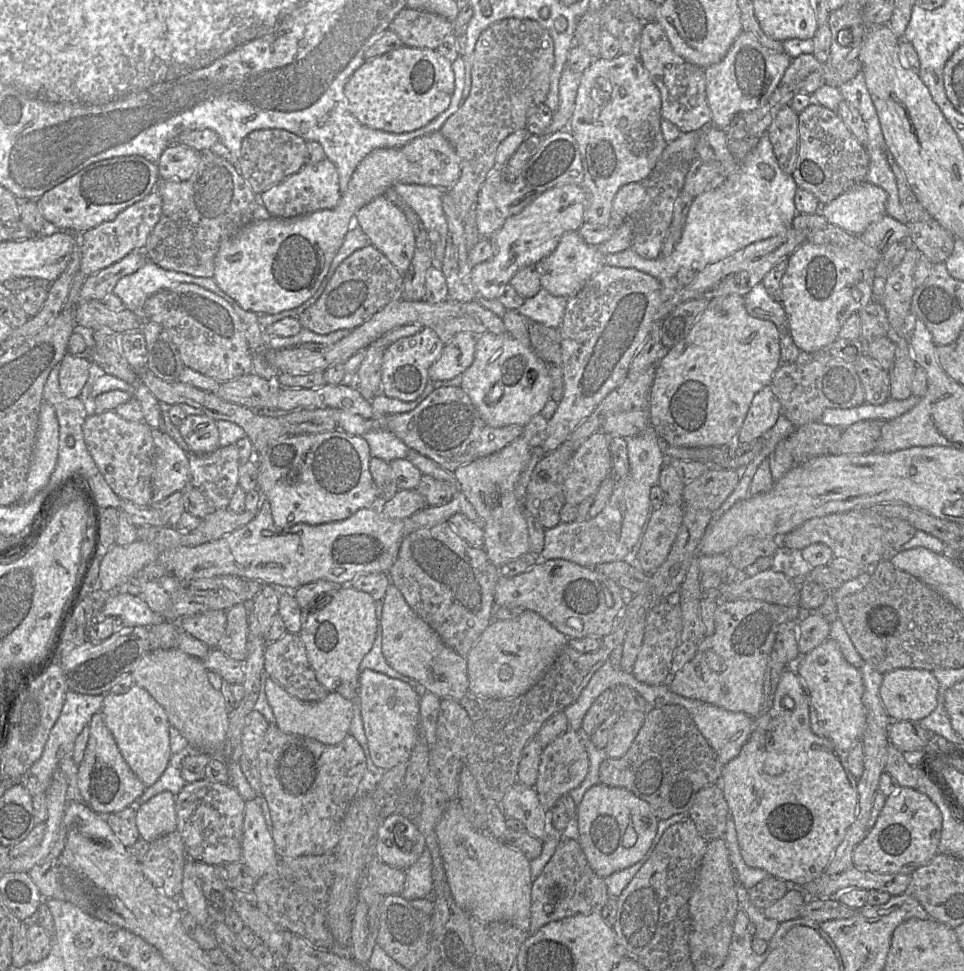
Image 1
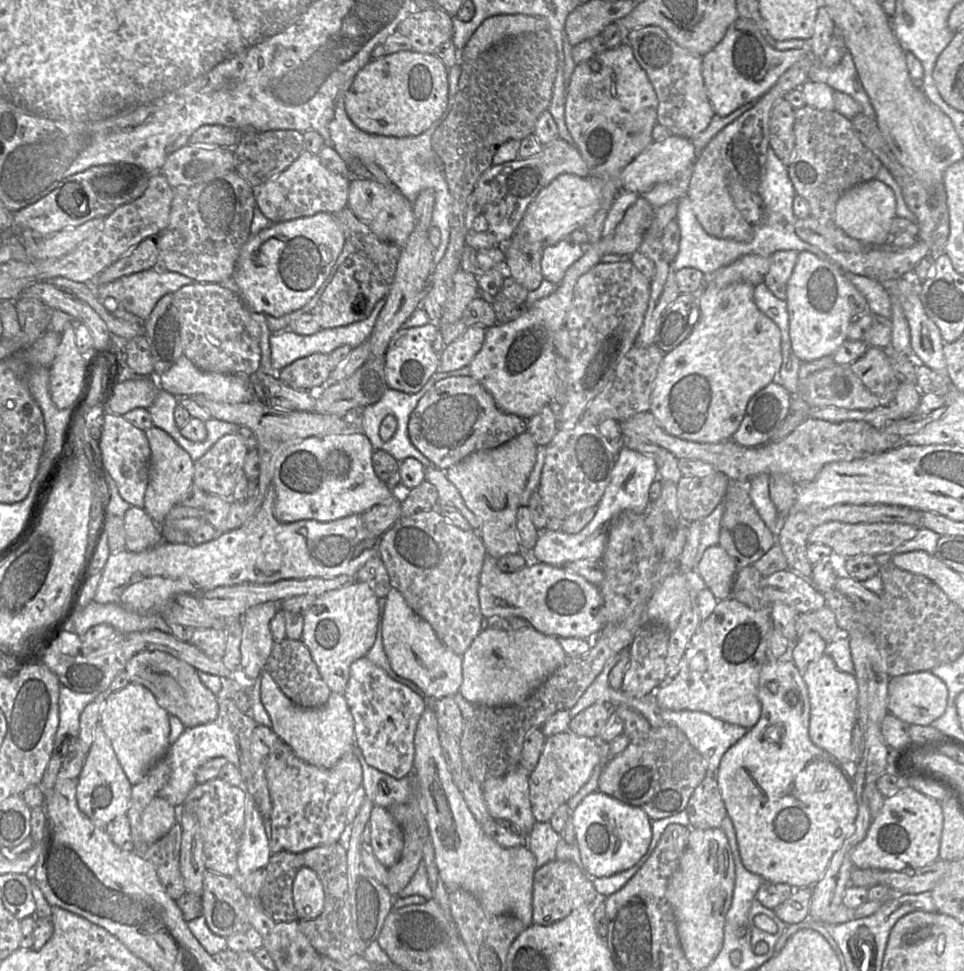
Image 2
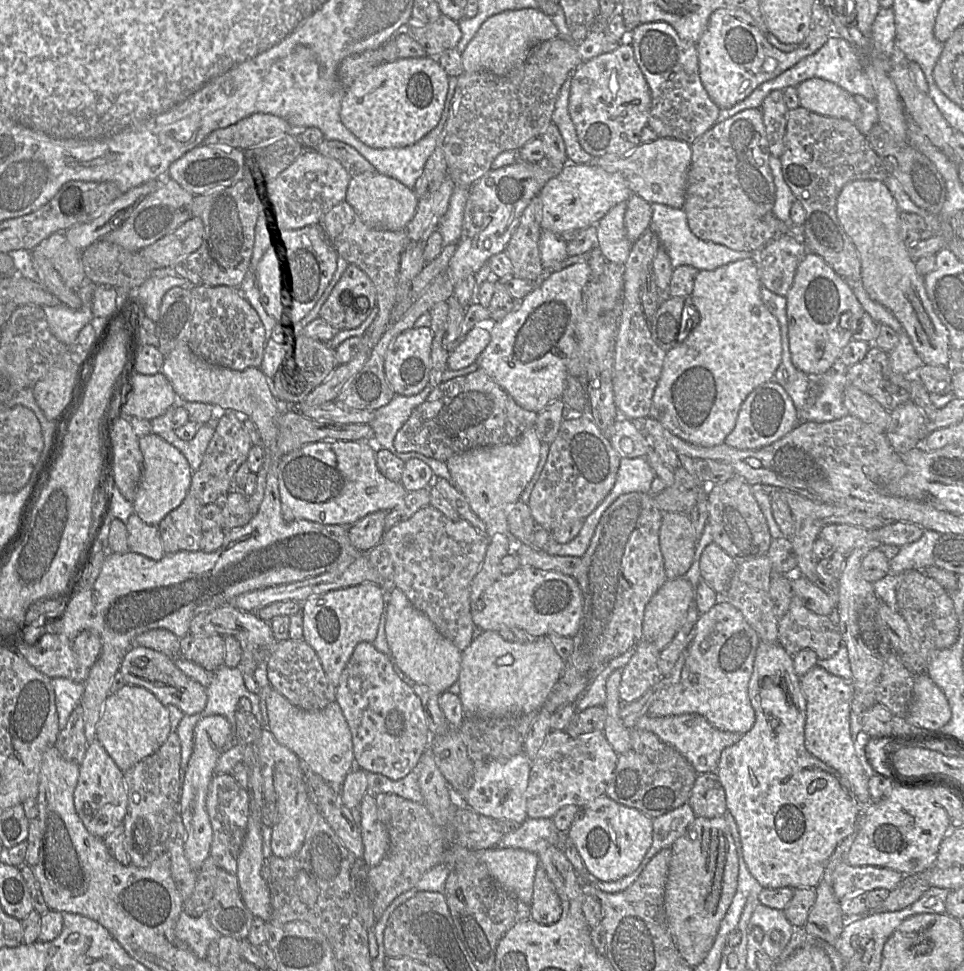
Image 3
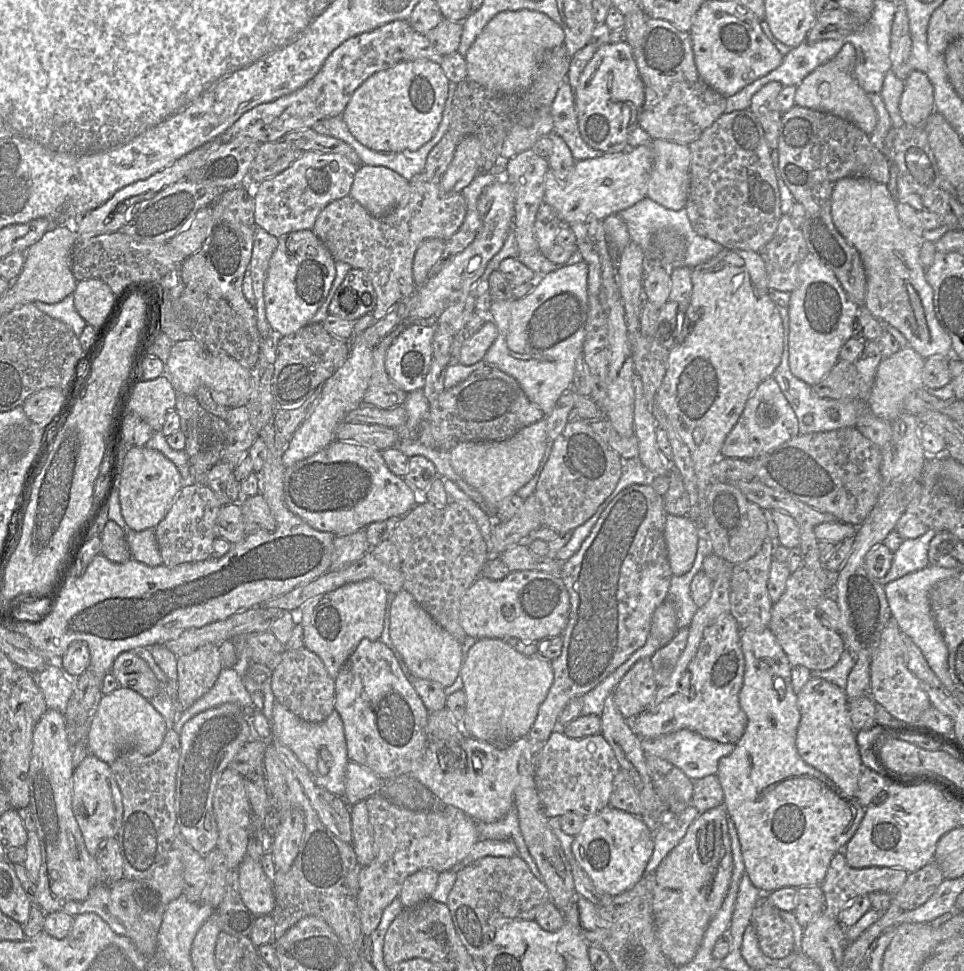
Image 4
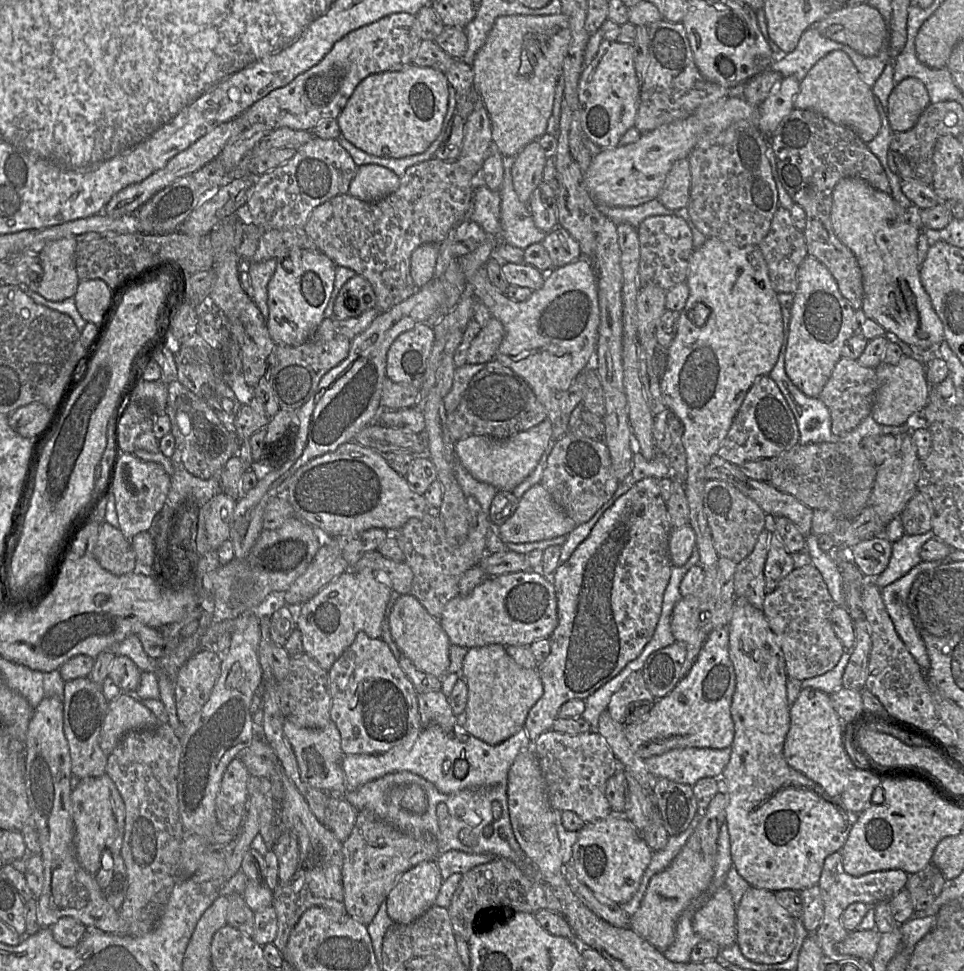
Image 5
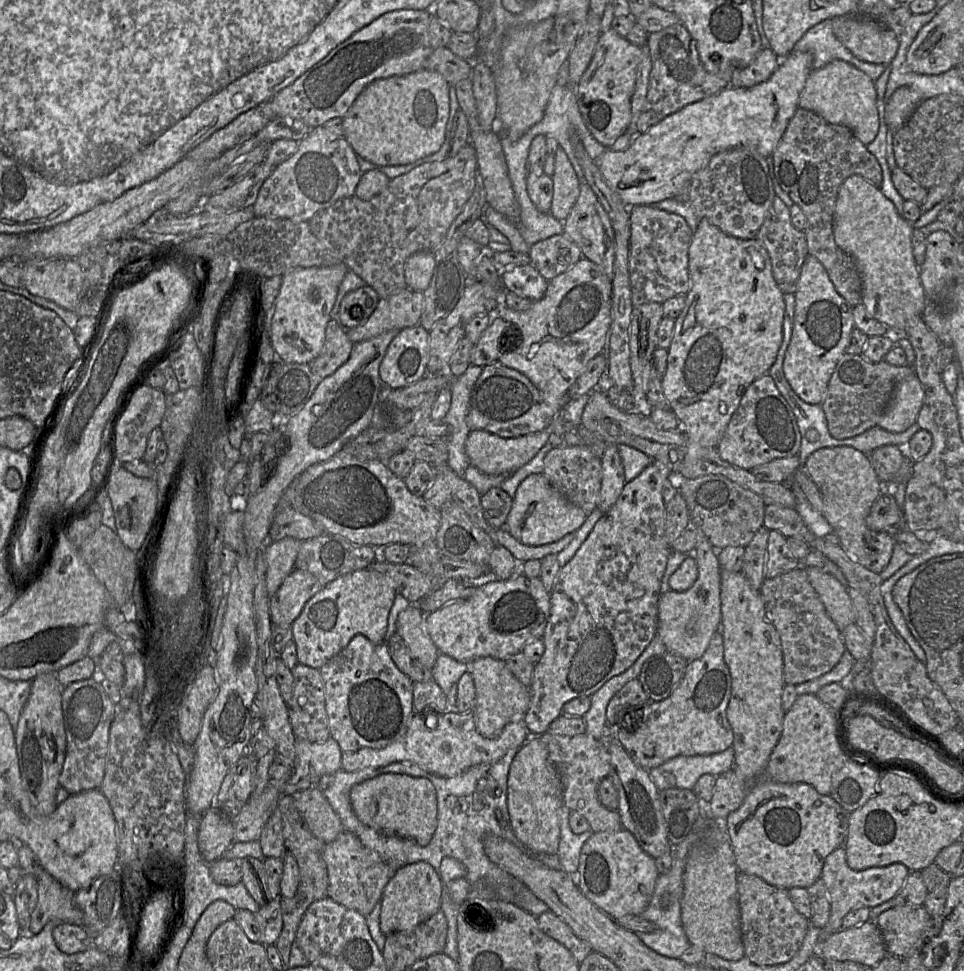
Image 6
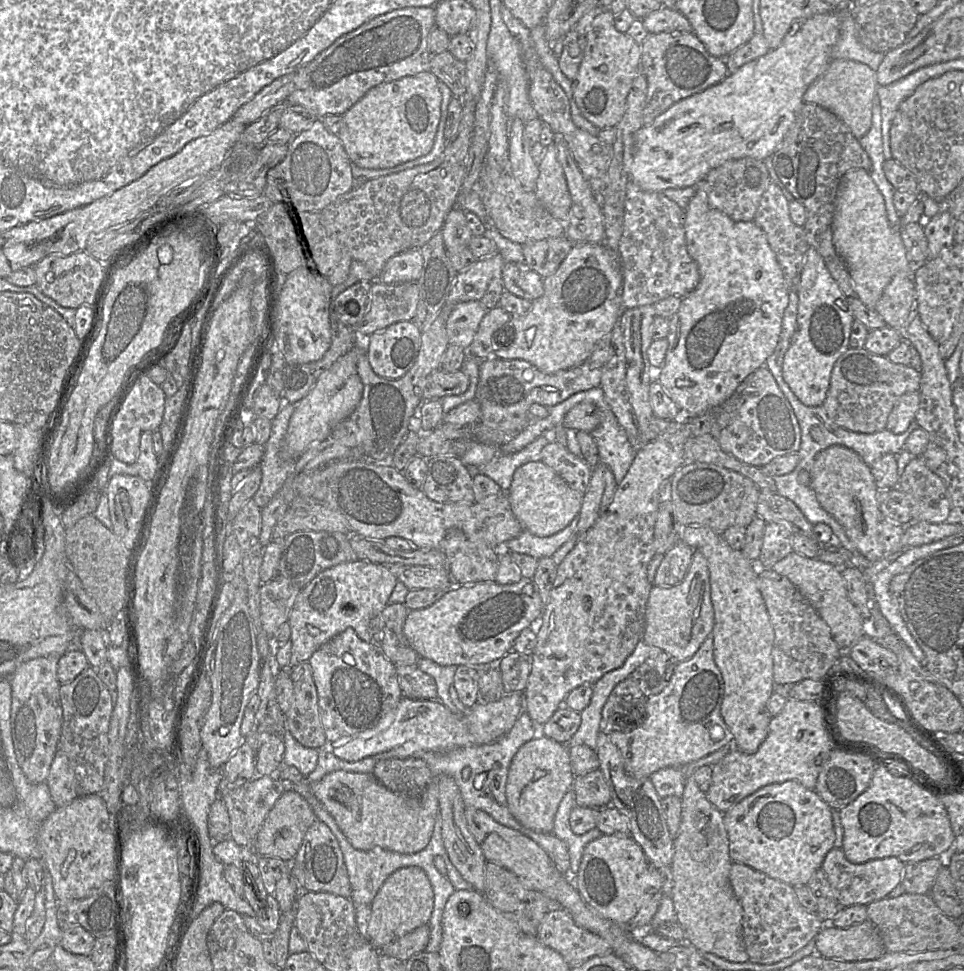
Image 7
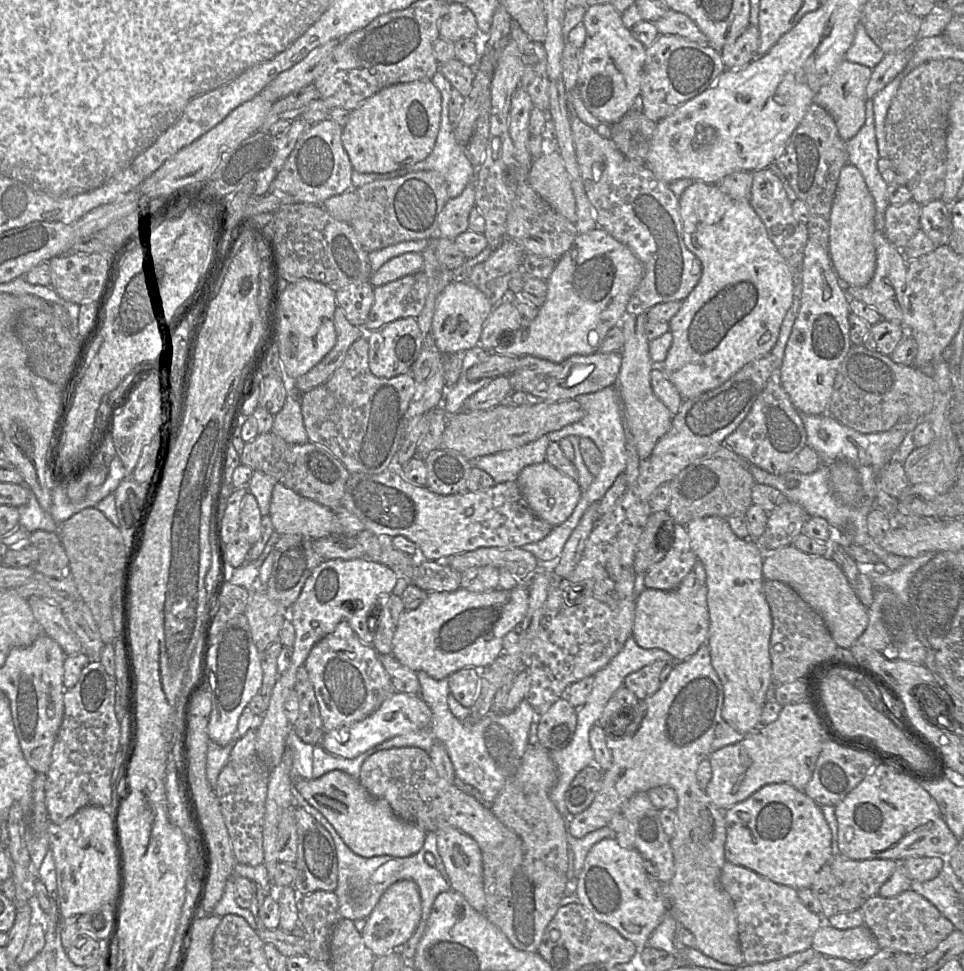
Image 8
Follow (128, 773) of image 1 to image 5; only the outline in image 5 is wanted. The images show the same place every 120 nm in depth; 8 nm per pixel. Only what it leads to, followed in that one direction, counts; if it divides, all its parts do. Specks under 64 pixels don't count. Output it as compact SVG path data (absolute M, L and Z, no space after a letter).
M106 773L99 777L77 780L71 790L70 799L76 858L84 870L94 875L100 867L104 850L107 850L110 855L121 854L125 818L124 803L114 782Z

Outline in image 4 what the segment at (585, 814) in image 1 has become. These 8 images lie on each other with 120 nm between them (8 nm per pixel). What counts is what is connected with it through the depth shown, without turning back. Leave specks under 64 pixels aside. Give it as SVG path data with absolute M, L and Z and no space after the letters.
M609 805L585 817L571 849L596 890L616 896L631 889L641 879L654 849L653 834L640 817Z

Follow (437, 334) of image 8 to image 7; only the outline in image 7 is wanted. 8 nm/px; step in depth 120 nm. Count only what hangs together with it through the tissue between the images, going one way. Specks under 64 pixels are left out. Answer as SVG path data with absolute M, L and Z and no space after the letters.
M479 301L457 303L446 322L449 344L468 349L487 311Z

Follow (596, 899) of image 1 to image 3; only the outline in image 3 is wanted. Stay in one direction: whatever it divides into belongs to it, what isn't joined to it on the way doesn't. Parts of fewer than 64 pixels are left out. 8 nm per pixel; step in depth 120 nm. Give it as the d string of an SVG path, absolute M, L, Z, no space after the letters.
M538 866L533 884L530 918L543 925L556 923L562 913L560 898L545 869Z

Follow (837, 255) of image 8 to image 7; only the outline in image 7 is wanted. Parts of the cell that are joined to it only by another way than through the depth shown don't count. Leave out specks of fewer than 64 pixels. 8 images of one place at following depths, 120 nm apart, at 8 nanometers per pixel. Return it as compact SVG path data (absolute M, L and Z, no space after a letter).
M862 168L850 169L841 178L832 221L832 240L849 270L855 296L870 309L875 308L895 274L913 272L914 265L907 258L900 229L891 226L884 197L870 172Z

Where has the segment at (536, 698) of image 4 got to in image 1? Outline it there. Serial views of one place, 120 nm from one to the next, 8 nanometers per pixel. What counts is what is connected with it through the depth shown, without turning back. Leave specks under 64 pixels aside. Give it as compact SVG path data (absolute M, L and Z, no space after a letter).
M524 610L523 613L511 620L498 620L493 619L487 628L483 631L481 636L475 645L471 648L468 655L465 657L467 661L467 673L469 680L469 693L482 698L487 699L512 699L525 694L530 690L546 673L550 666L554 663L556 658L562 652L562 650L567 646L569 639L557 629L555 629L547 620L545 620L541 615L536 612Z

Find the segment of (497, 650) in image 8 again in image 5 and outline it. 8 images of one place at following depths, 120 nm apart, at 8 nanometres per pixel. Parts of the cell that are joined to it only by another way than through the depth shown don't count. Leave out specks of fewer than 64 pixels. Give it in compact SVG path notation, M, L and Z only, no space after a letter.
M529 570L489 577L469 594L452 598L444 606L439 622L453 645L469 649L489 644L530 646L536 640L549 638L558 624L551 576Z

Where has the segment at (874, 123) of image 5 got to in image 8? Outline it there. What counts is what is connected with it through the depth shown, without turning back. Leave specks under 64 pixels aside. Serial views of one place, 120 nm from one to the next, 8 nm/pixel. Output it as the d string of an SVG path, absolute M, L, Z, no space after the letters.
M843 60L835 70L830 81L815 95L813 102L825 108L836 122L840 137L844 141L853 138L866 119L866 87L872 69L864 65Z

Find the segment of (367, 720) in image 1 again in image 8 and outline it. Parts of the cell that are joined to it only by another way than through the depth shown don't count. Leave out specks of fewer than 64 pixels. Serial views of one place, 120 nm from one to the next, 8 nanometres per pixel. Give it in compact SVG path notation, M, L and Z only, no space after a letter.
M346 622L312 647L304 667L314 687L325 732L364 720L395 691L375 648L364 644Z

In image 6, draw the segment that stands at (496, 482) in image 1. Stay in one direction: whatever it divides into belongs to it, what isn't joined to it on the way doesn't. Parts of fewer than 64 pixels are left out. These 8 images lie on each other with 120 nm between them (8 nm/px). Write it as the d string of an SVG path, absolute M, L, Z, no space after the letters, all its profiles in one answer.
M547 429L520 436L501 438L487 431L471 431L465 442L465 451L471 465L484 473L512 475L527 464L548 442Z

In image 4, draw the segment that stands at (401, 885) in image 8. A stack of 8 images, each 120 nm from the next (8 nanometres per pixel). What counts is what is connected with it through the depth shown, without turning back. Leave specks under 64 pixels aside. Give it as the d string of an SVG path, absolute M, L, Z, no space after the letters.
M423 869L410 875L403 883L398 898L403 908L413 907L431 897L438 882L439 873Z

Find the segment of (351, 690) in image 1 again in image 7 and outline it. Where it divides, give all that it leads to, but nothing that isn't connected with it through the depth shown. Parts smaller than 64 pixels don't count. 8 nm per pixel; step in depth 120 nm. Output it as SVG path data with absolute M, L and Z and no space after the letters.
M364 560L340 563L316 575L300 590L290 611L291 657L288 666L281 669L290 674L292 668L307 662L321 645L347 628L354 629L363 641L372 642L371 621L388 605L397 581L387 566Z

